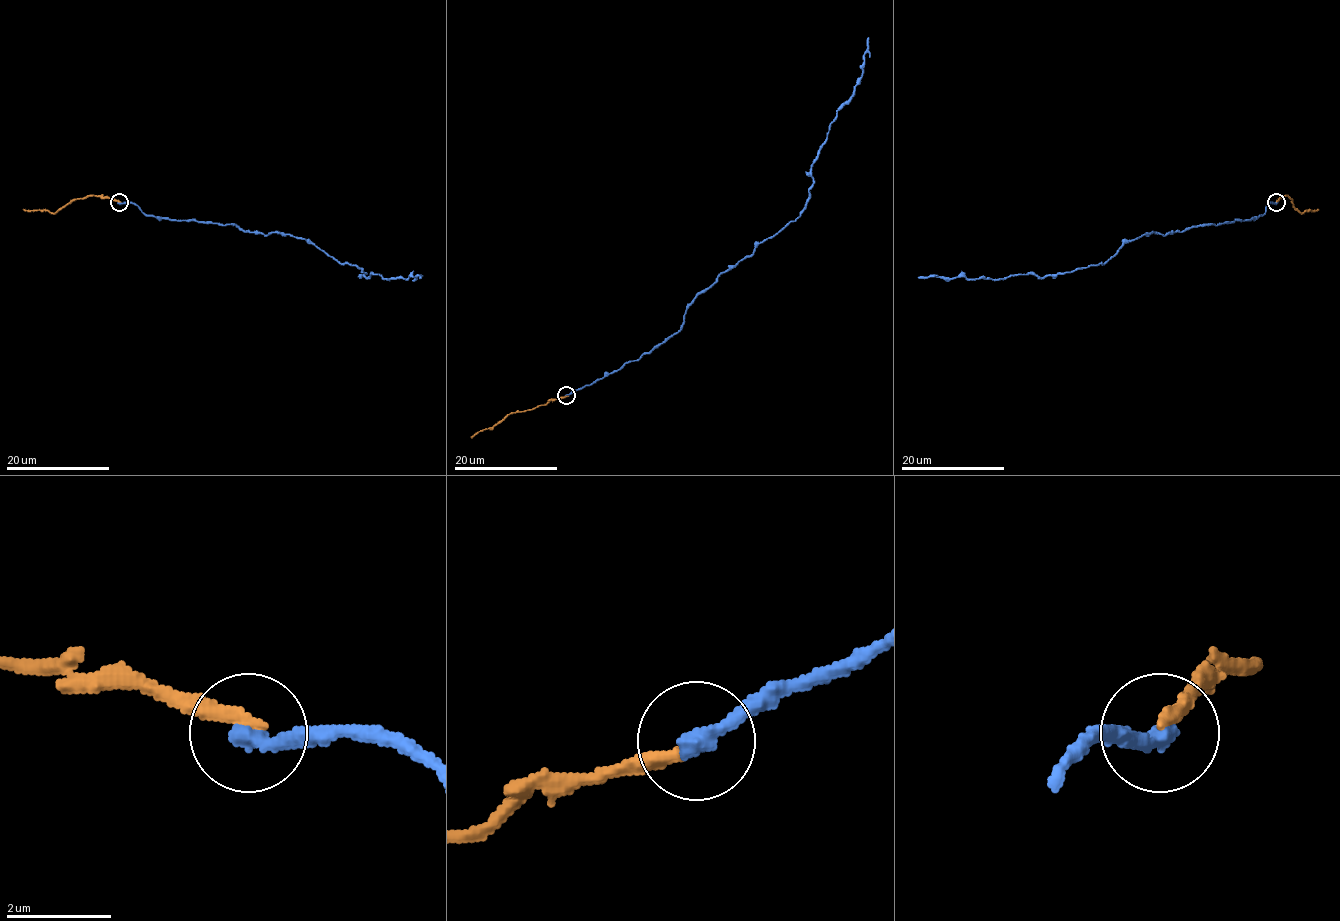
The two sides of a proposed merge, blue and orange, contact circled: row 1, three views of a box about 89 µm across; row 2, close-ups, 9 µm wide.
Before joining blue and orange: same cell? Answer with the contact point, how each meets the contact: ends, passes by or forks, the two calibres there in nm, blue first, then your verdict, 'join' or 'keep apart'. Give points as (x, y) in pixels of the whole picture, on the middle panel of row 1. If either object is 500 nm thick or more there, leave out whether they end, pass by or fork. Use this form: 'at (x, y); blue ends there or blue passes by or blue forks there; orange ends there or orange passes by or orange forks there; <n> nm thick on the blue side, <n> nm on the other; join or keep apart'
at (566, 395); blue ends there; orange ends there; 380 nm thick on the blue side, 280 nm on the other; join

